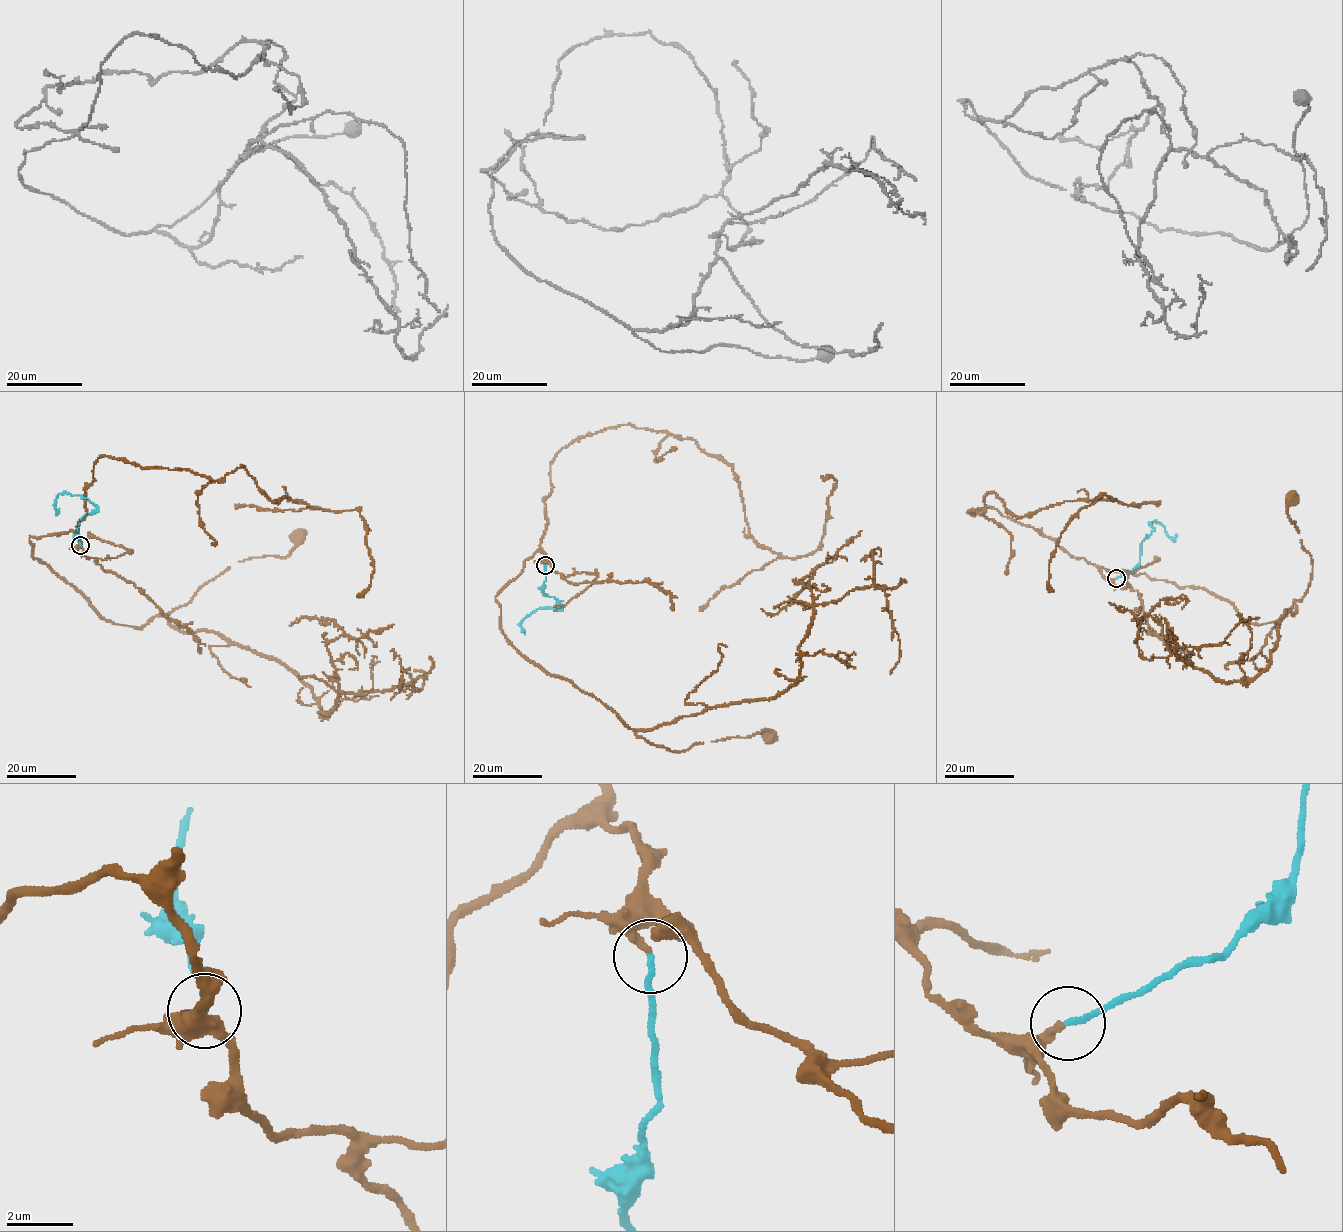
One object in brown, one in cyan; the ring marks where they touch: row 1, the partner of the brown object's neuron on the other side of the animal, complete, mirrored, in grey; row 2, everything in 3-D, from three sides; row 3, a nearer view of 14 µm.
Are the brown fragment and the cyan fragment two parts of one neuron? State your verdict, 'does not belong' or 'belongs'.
belongs

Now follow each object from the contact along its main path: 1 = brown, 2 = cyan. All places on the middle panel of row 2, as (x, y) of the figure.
1: (545, 564), (544, 552), (534, 553), (495, 597), (501, 633), (516, 650), (667, 749), (761, 730), (771, 735)
2: (545, 565), (543, 595), (555, 598), (562, 608), (537, 608), (531, 612), (520, 625), (525, 634)

